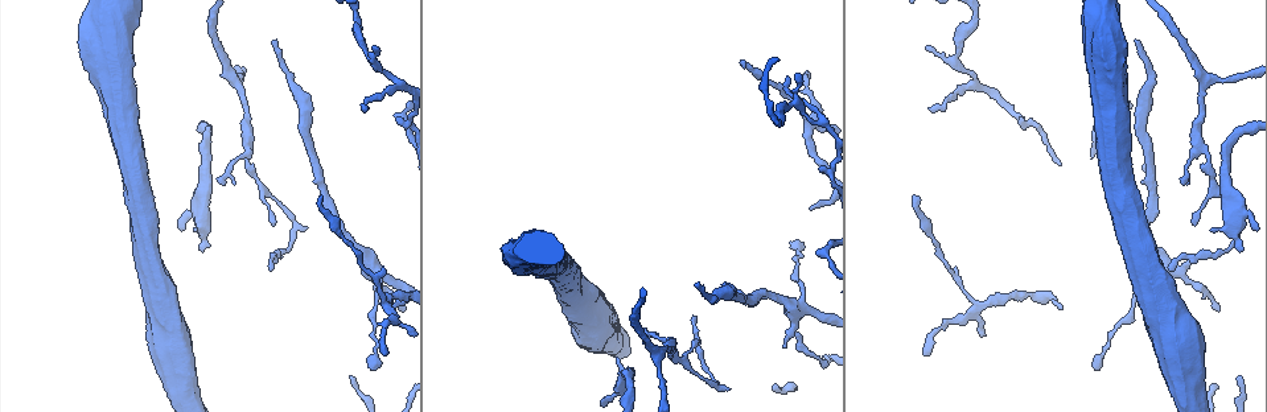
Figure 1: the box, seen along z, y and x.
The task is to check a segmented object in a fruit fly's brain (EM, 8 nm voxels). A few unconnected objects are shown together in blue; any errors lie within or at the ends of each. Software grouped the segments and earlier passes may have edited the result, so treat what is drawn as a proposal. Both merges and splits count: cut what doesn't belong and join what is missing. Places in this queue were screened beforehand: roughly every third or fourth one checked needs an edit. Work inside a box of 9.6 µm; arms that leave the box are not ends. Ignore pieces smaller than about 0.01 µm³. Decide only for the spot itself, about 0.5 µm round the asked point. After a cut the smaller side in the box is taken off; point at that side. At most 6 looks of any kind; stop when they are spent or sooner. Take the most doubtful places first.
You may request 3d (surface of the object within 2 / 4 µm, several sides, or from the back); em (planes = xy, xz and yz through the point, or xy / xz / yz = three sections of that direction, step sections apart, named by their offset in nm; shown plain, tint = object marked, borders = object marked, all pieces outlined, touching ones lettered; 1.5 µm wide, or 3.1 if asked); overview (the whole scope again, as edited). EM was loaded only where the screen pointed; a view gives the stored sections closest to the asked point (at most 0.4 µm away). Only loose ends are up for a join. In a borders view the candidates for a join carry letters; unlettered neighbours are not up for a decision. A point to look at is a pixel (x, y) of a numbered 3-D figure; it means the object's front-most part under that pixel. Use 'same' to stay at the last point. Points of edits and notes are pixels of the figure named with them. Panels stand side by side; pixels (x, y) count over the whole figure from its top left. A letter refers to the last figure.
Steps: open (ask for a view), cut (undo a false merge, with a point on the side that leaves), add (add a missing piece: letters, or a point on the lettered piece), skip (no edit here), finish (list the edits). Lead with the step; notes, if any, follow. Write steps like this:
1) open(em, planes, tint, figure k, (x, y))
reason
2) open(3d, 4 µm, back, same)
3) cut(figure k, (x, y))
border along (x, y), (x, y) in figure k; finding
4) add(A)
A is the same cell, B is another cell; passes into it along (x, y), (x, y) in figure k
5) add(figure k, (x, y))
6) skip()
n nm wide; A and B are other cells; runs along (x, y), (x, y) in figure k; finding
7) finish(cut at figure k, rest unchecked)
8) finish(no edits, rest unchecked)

open(em, planes, borders, figure 1, (276, 39))
thin end

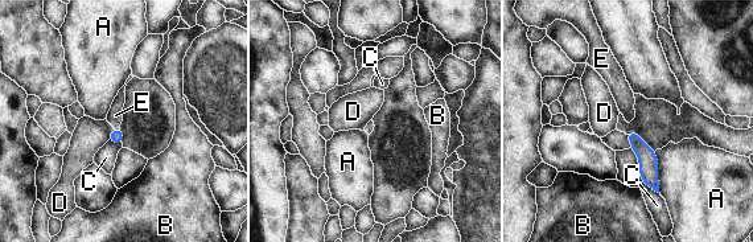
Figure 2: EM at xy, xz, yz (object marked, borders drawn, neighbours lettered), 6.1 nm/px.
add(E)
E is the same cell, A, B, C and D are other cells; passes into it along (116, 135), (116, 130), (115, 115) in figure 2; the neuron continues

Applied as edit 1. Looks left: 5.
open(overview)
redraw

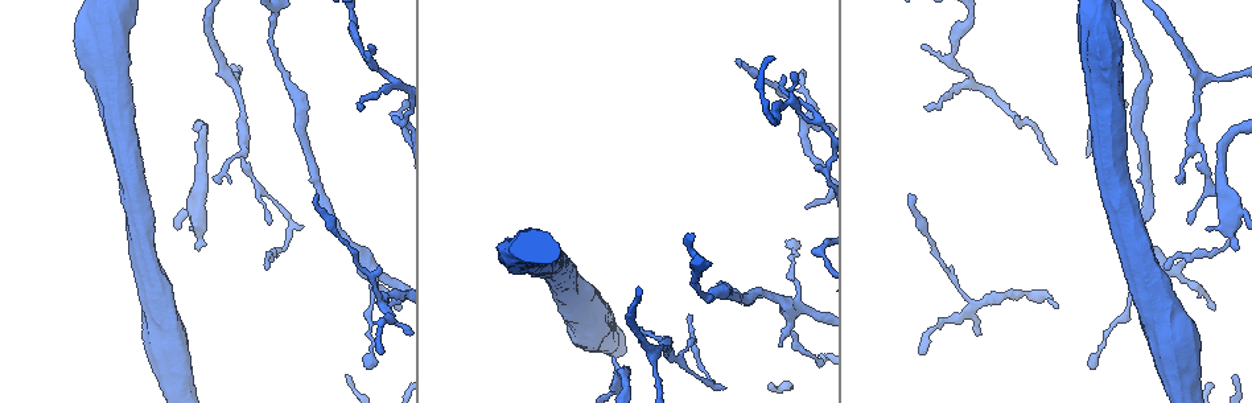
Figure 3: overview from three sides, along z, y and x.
open(3d, 2 µm, back, figure 3, (1180, 182))
branch stops here

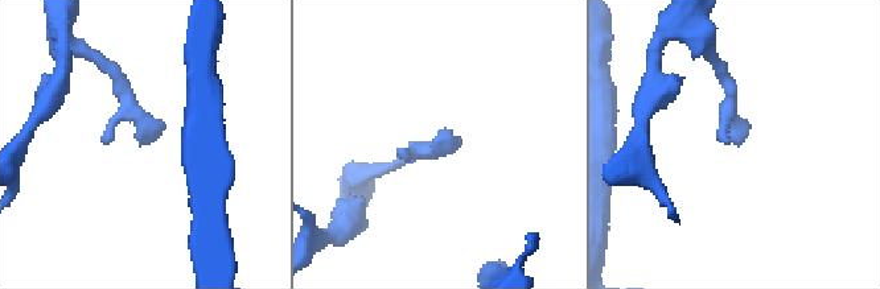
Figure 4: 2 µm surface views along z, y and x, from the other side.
open(em, planes, borders, figure 4, (433, 139))
need the tissue

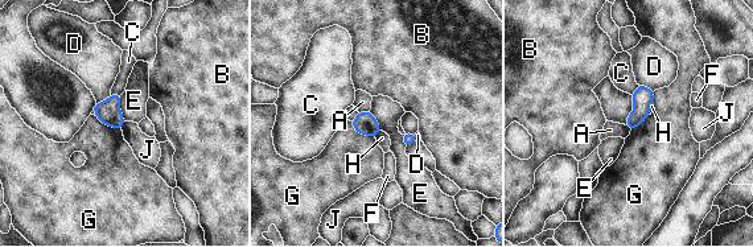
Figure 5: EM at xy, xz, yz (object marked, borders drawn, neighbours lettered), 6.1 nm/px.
skip()
A, B, C, D, E, F, G, H and J are other cells; border along (632, 95), (633, 110), (625, 124) in figure 5; none of them fits

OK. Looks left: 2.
open(em, xy, step 8, tint, figure 3, (971, 12))
sharp bend

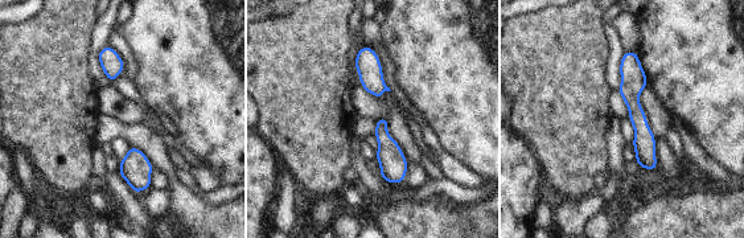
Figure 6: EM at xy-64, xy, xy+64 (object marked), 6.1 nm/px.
open(em, planes, borders, same)

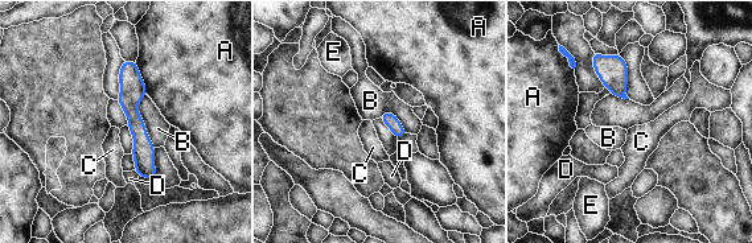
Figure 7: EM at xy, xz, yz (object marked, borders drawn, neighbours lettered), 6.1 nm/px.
skip()
A, B, C, D and E are other cells; runs along (132, 64), (131, 112), (151, 176) in figure 7; one neuron here

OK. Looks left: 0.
finish(add at figure 2, rest unchecked)

